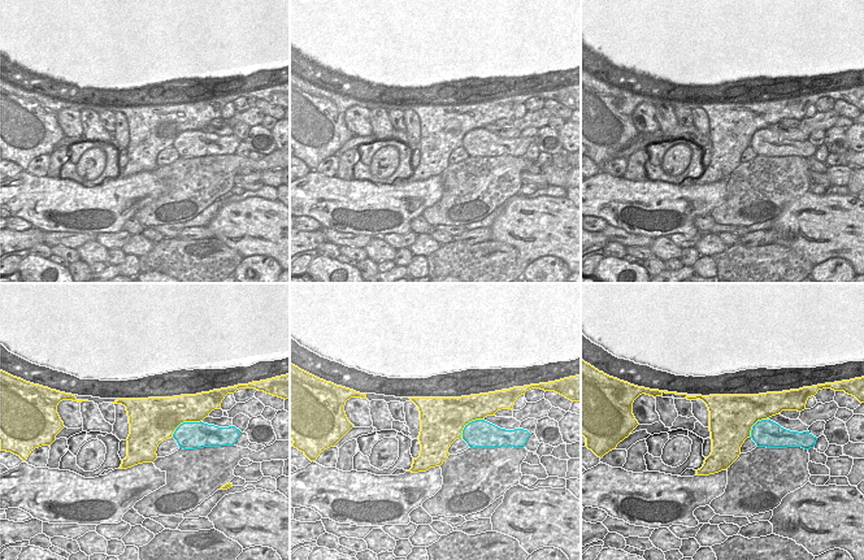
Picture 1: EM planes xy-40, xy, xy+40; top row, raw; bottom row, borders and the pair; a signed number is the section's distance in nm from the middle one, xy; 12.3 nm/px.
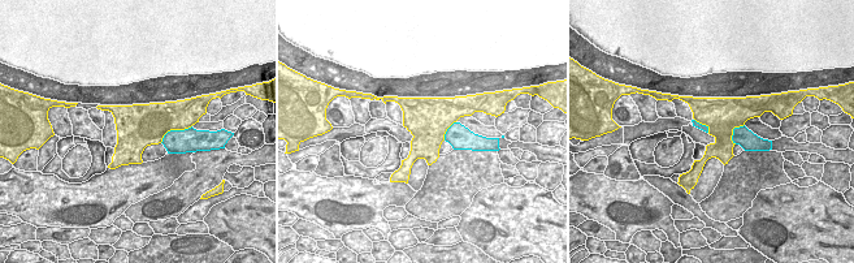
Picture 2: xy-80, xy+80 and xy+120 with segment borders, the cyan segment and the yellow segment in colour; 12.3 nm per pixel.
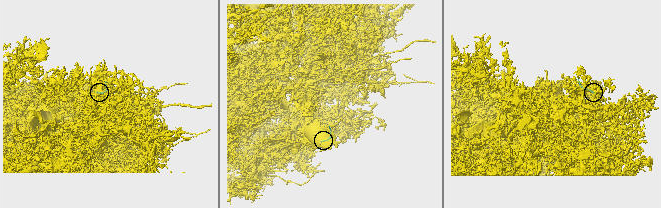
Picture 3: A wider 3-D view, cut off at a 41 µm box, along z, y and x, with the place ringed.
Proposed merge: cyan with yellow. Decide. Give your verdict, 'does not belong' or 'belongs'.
does not belong

